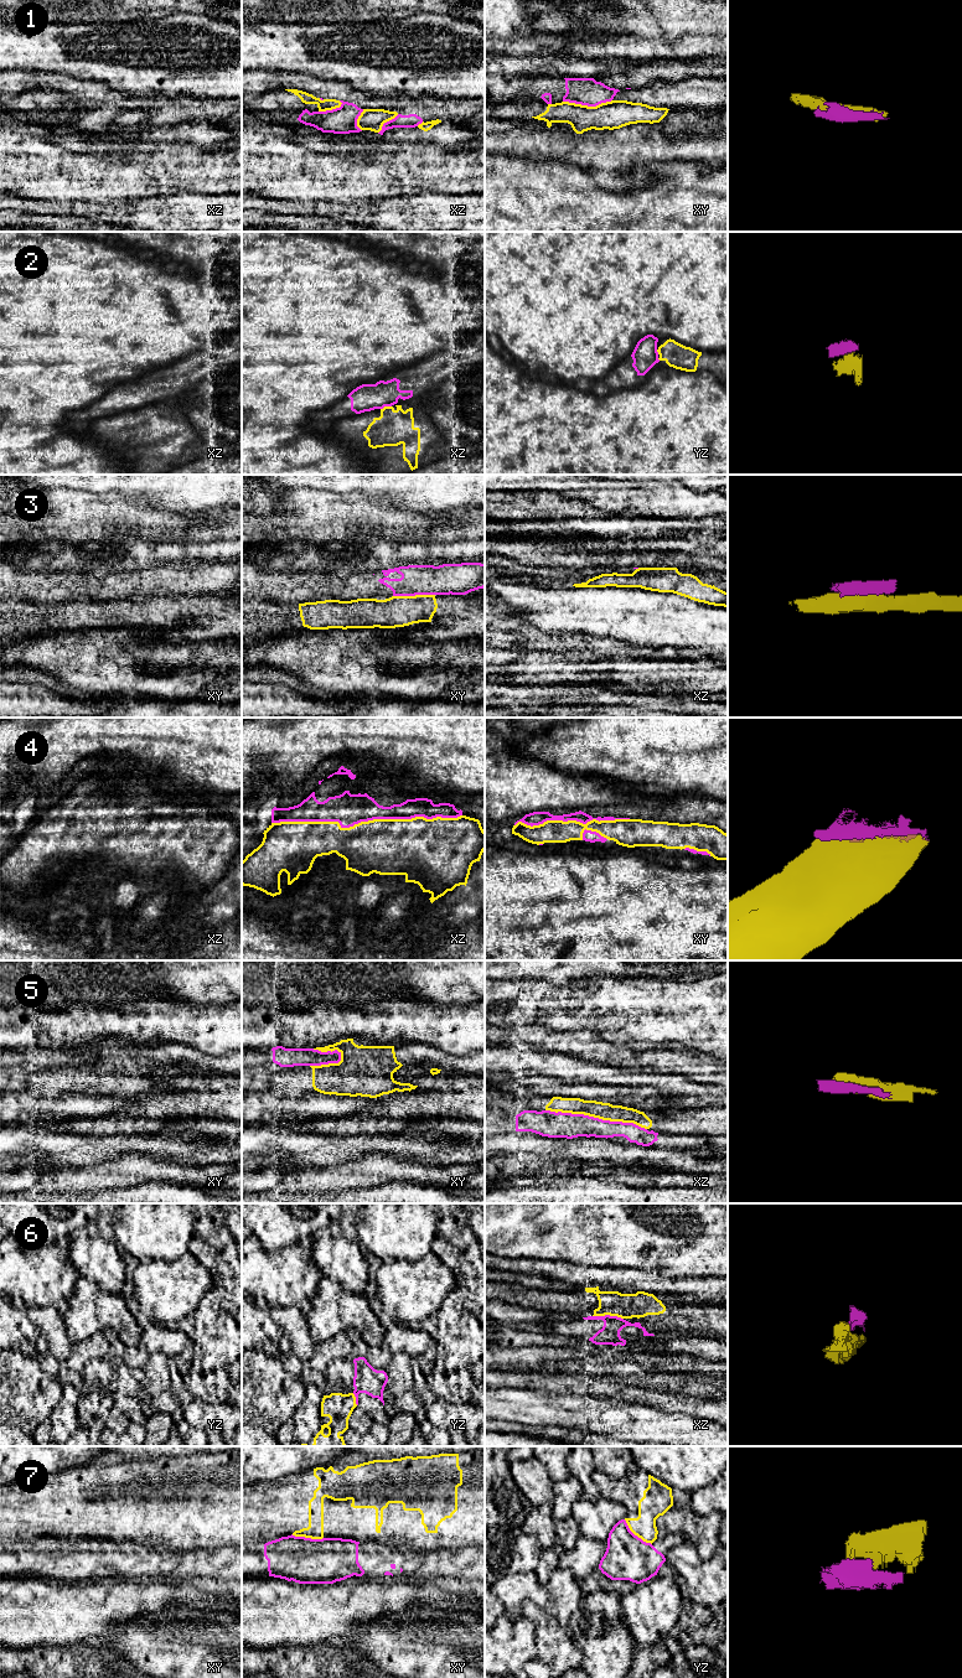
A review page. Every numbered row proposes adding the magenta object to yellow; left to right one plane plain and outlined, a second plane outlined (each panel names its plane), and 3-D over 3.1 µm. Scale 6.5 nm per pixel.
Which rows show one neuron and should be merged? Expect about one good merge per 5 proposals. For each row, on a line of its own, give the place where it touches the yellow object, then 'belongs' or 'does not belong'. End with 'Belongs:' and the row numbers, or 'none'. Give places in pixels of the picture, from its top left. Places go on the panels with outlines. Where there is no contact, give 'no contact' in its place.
1: contact xy (586, 105); does not belong
2: contact xz (386, 407); does not belong
3: contact xy (413, 596); does not belong
4: contact xz (366, 822); belongs
5: contact xz (596, 1117); does not belong
6: contact xz (608, 1314); does not belong
7: contact yz (636, 1534); does not belong
Belongs: 4

